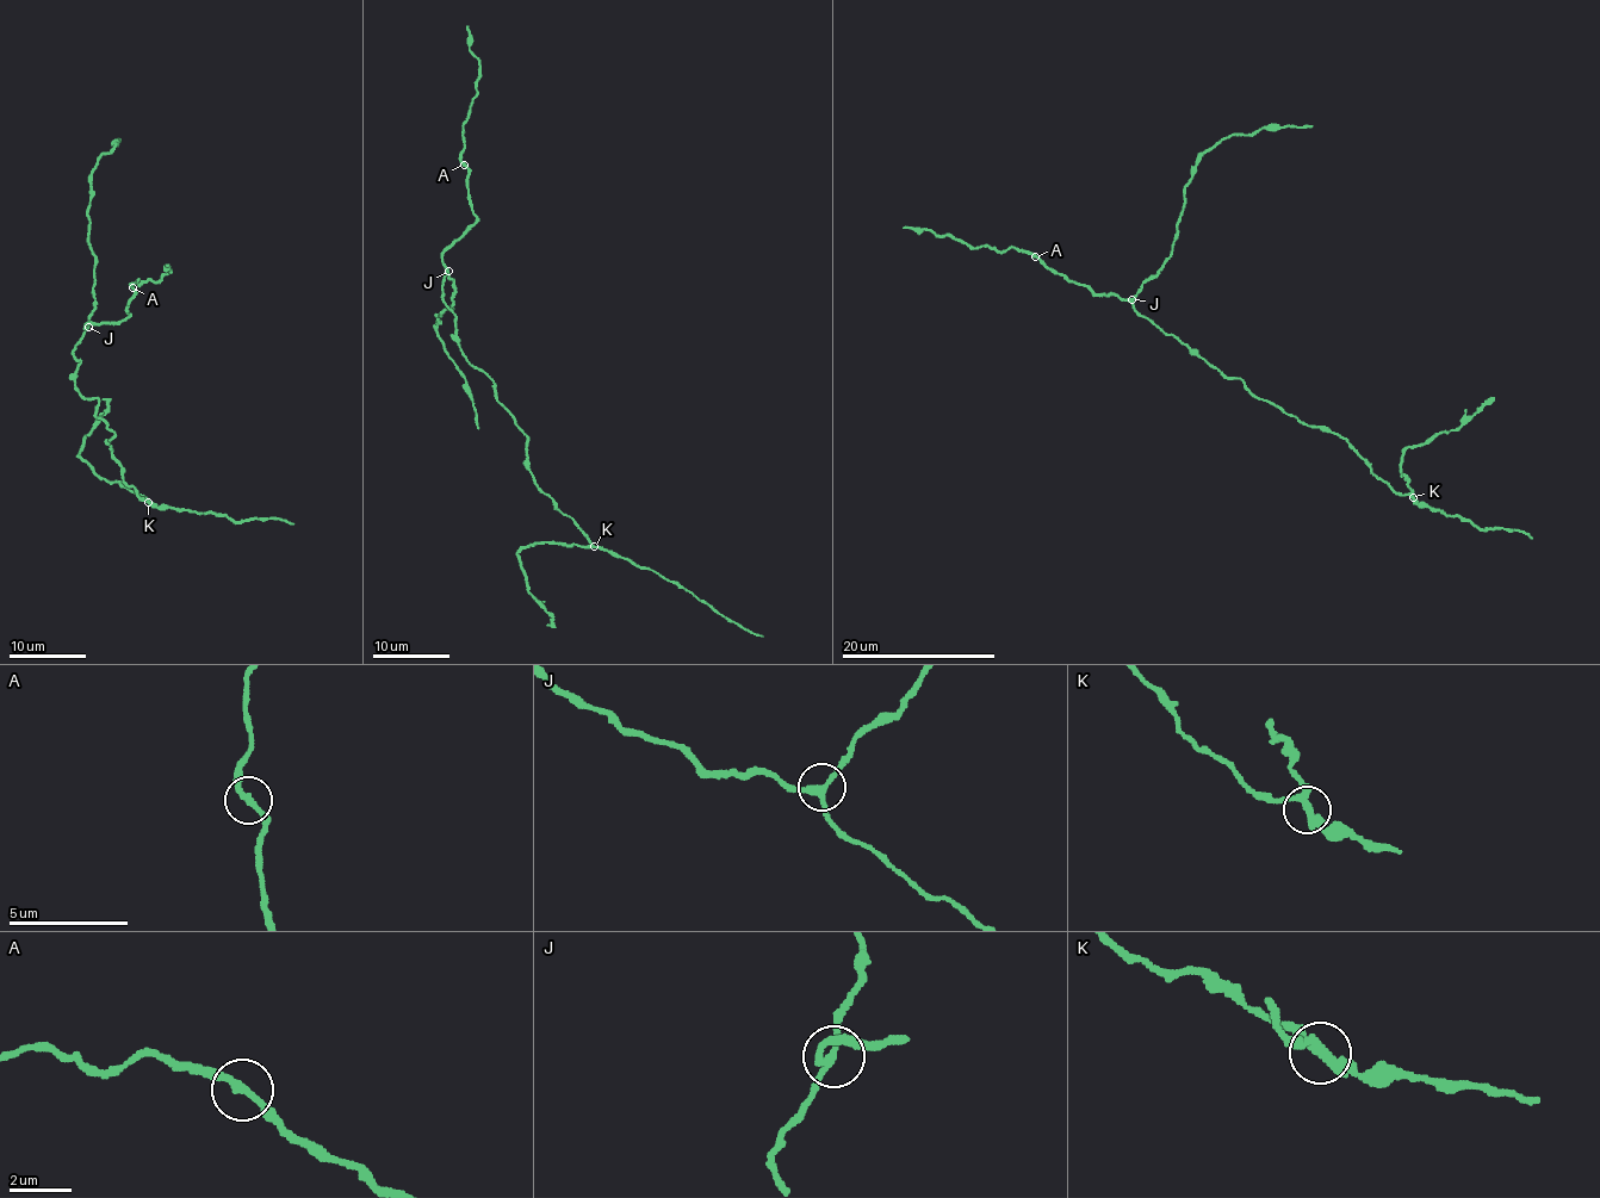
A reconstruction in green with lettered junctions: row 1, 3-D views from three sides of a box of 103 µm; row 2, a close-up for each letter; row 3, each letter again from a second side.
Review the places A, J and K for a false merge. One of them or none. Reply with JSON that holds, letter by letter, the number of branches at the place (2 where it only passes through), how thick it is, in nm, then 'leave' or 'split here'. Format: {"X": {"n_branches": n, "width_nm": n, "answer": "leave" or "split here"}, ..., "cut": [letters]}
{"A": {"n_branches": 2, "width_nm": 240, "answer": "leave"}, "J": {"n_branches": 3, "width_nm": 220, "answer": "leave"}, "K": {"n_branches": 3, "width_nm": 220, "answer": "split here"}, "cut": ["K"]}

